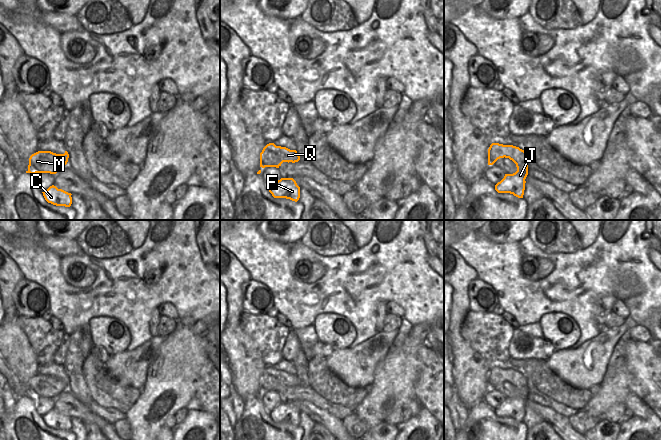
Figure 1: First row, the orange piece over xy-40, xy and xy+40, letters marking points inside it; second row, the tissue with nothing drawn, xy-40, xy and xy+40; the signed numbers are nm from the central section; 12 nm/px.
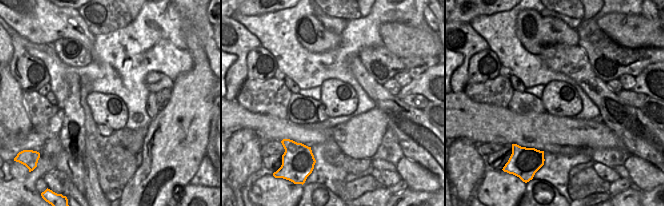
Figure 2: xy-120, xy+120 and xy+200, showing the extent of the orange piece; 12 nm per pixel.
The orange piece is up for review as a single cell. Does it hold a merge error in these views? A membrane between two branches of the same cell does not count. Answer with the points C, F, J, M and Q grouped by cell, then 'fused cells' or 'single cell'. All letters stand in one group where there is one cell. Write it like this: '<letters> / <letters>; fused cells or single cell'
C F J M Q; single cell

